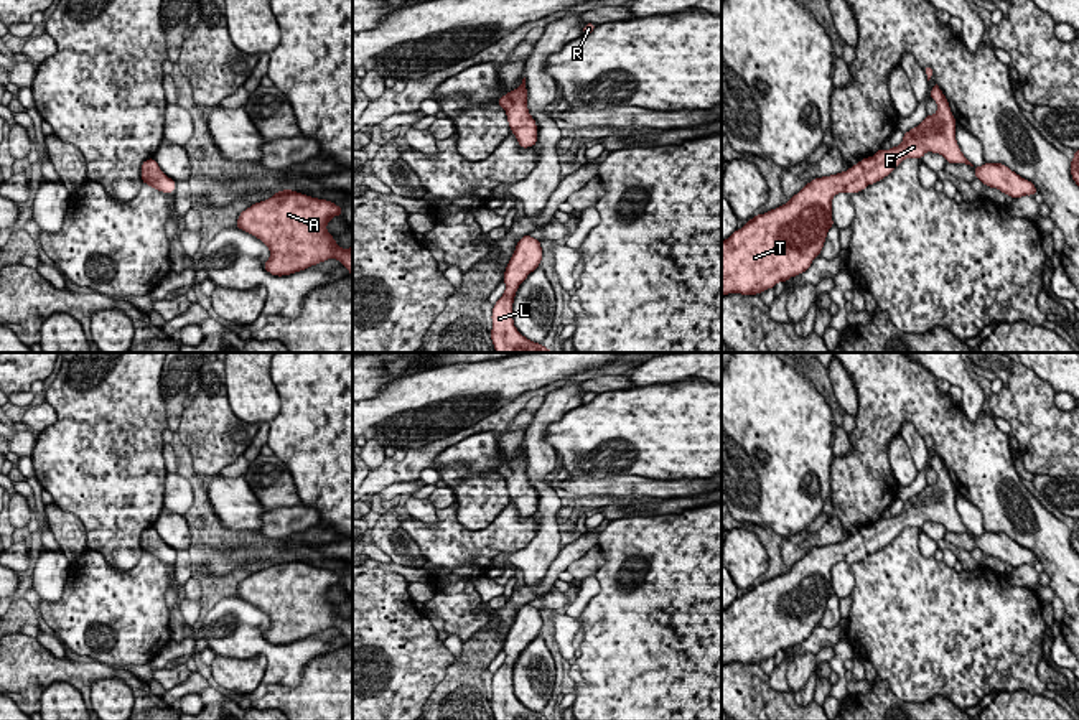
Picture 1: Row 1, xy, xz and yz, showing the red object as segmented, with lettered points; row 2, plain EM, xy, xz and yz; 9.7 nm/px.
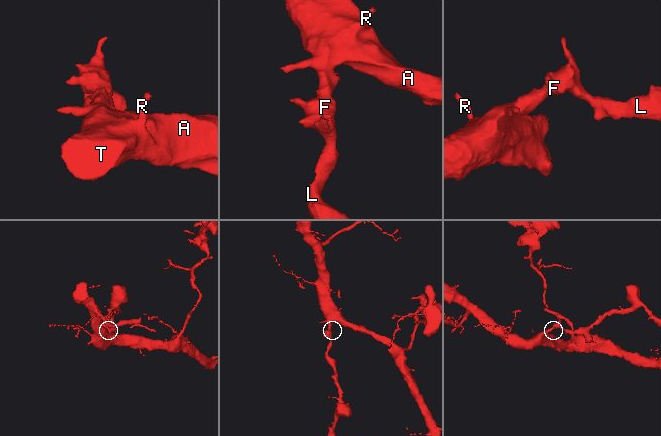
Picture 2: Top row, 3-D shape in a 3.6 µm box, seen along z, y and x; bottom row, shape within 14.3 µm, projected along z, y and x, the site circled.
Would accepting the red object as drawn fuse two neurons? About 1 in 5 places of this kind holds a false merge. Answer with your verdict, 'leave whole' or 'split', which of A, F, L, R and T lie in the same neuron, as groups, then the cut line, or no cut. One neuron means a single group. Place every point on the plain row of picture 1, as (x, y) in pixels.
leave whole | A F L R T | no cut

